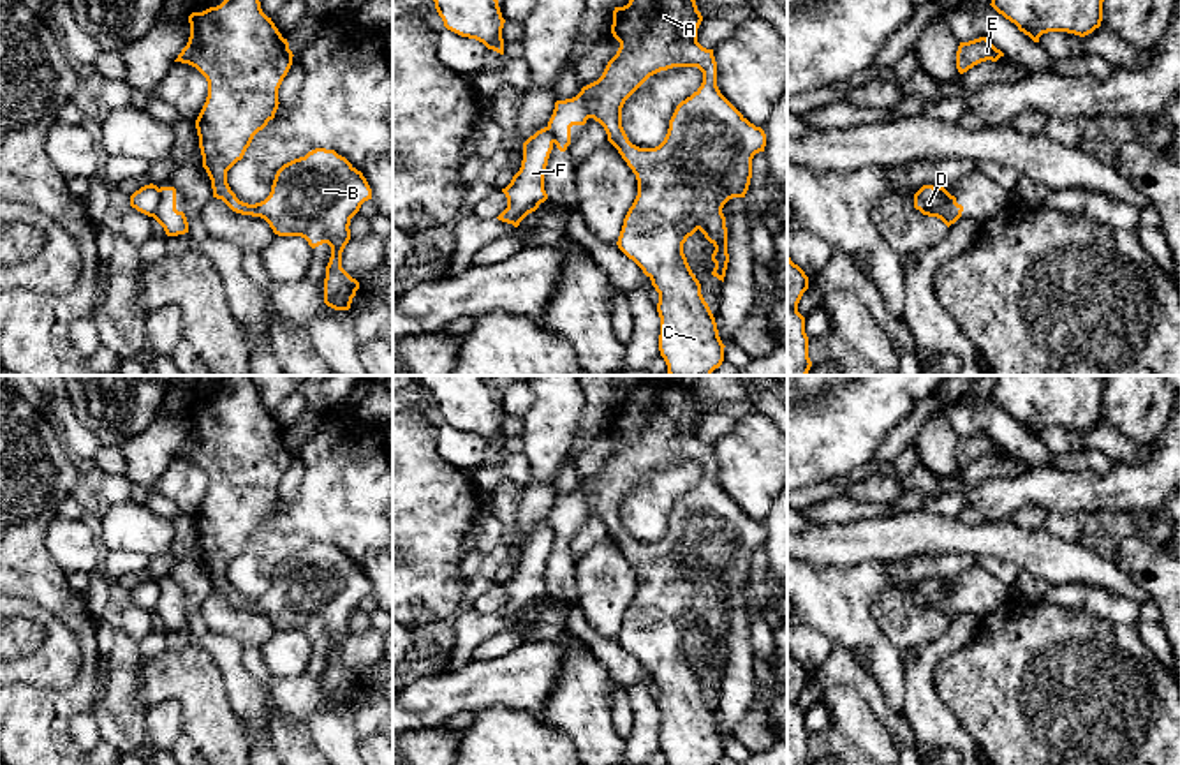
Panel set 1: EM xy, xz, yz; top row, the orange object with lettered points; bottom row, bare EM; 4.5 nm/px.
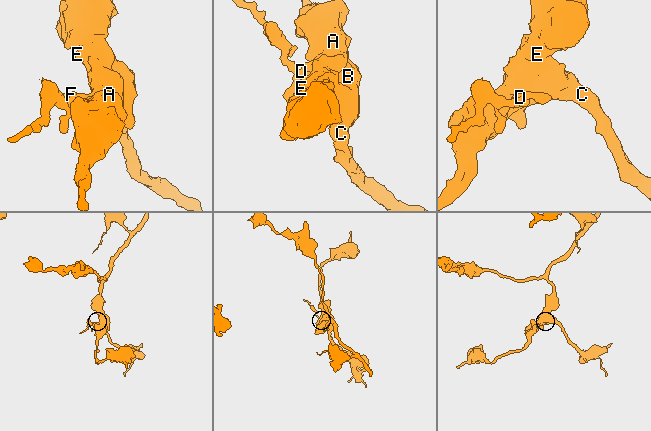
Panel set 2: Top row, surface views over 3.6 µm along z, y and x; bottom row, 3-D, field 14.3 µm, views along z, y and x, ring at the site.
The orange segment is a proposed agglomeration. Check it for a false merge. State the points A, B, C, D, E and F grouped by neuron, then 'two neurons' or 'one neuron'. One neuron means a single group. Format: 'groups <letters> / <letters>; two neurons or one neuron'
groups A B C D E / F; two neurons

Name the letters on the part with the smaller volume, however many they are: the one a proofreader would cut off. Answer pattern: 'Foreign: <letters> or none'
Foreign: F

